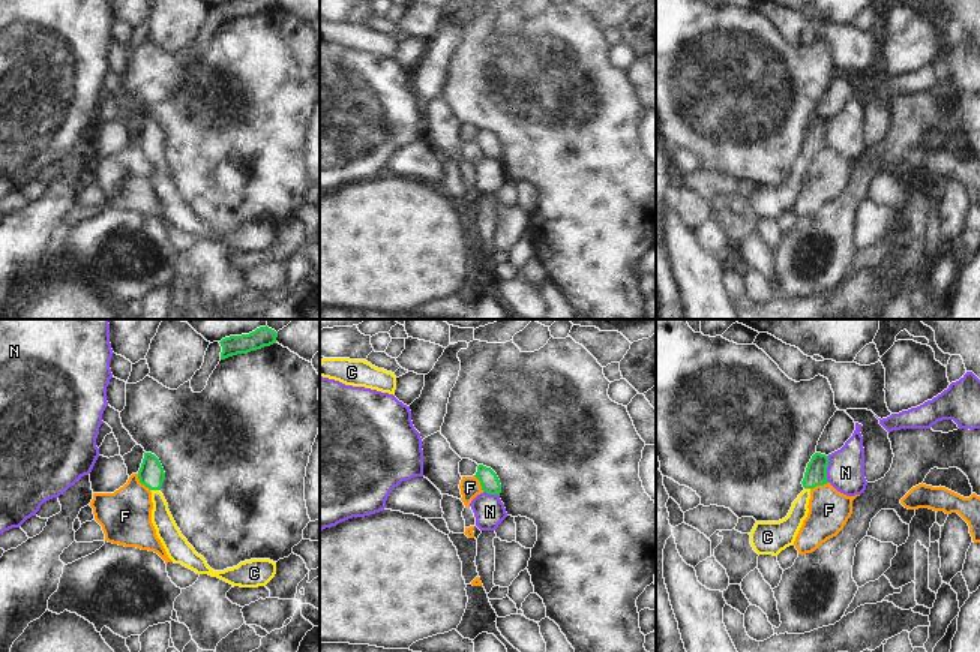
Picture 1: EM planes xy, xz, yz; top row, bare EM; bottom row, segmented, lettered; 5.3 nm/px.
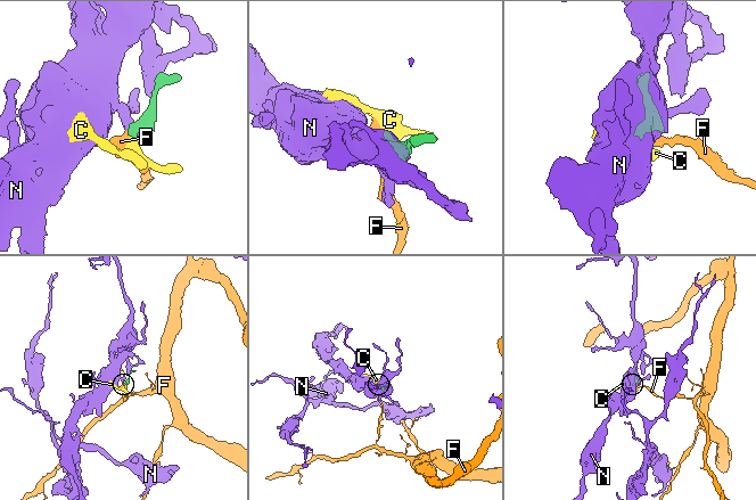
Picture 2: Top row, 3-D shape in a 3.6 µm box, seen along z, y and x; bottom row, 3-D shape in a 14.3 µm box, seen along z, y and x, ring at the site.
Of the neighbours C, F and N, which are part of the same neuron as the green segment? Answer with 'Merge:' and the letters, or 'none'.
Merge: C

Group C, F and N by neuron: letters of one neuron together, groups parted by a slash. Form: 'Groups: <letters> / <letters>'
Groups: C / F / N.

